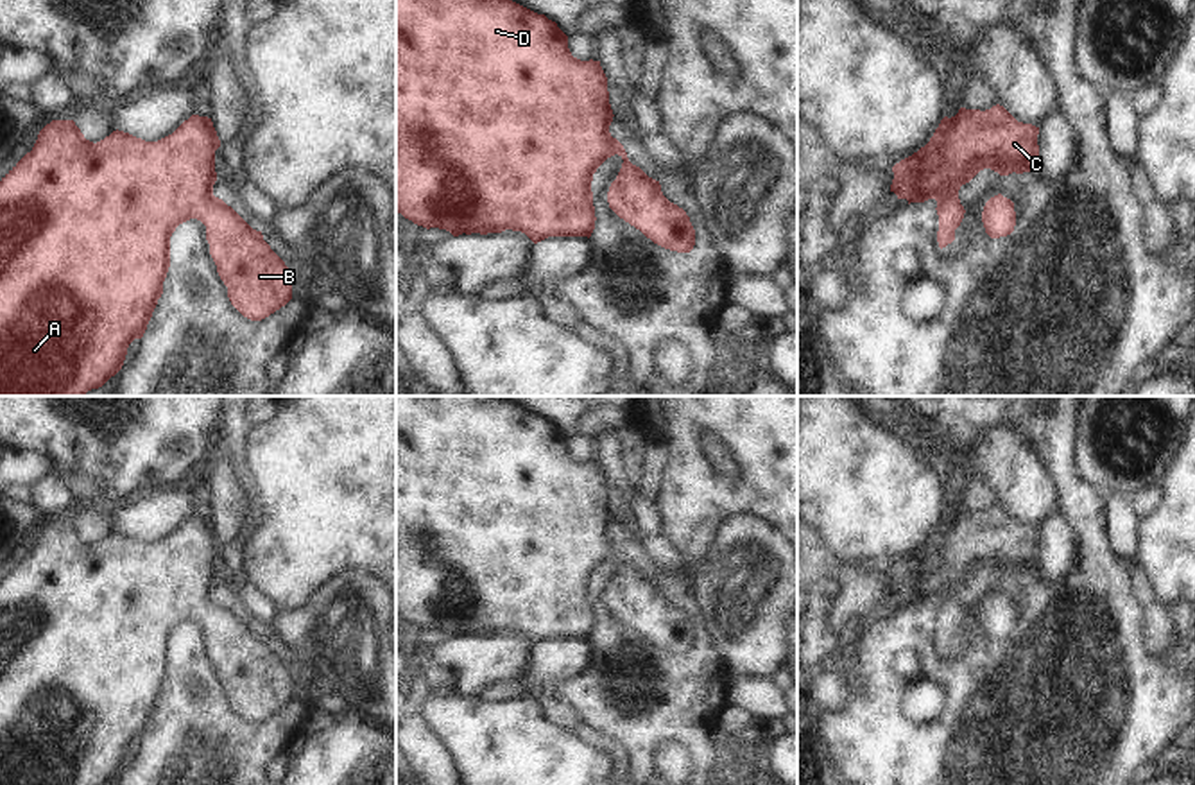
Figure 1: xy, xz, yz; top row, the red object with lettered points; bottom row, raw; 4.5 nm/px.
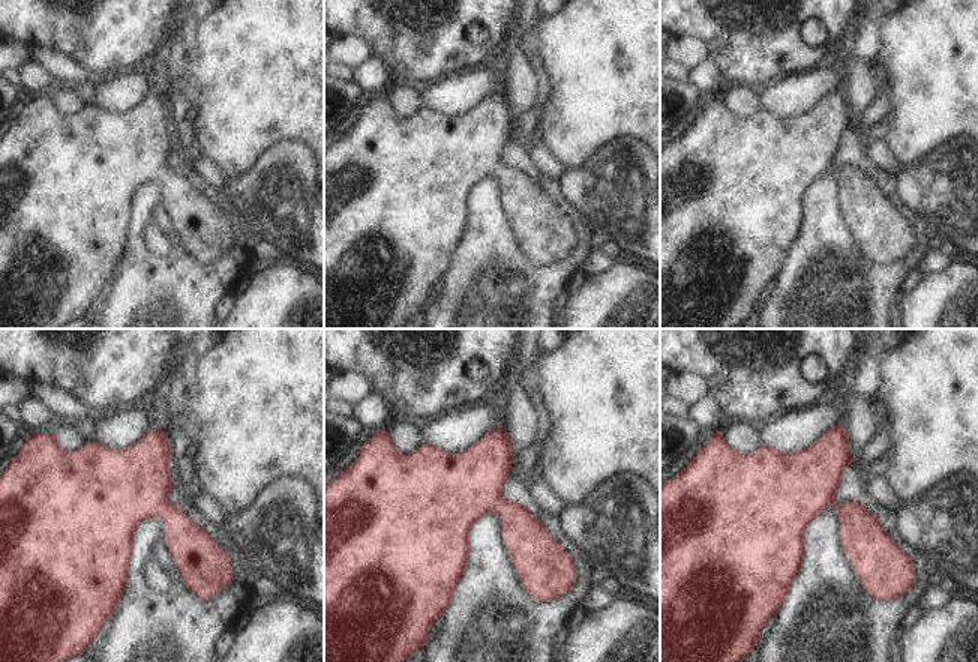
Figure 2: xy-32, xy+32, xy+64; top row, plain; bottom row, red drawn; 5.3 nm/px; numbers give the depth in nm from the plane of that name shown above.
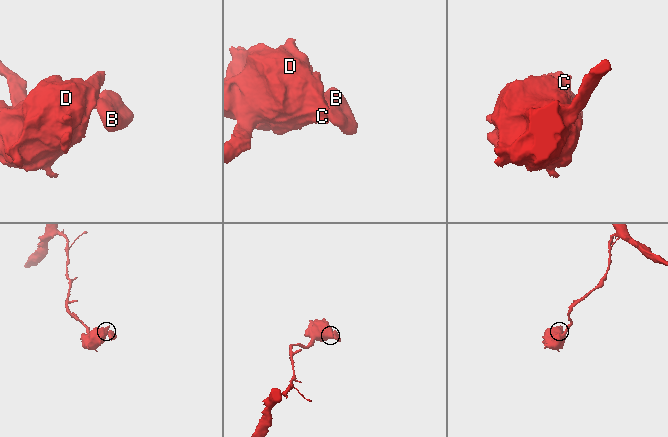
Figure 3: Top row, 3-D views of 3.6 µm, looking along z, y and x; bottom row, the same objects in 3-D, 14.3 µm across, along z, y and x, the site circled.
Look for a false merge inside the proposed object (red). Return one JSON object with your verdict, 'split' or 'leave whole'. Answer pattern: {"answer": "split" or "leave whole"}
{"answer": "leave whole"}

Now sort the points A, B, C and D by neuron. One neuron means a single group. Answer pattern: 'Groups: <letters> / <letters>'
Groups: A B C D

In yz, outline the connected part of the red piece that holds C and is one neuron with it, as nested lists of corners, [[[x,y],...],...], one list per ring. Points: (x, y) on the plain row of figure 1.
[[[1000,505],[985,513],[960,509],[955,518],[941,522],[924,548],[892,568],[890,593],[908,606],[937,602],[942,651],[955,642],[966,615],[960,588],[984,570],[1000,577],[1039,570],[1037,536],[1039,529],[1018,523]]]

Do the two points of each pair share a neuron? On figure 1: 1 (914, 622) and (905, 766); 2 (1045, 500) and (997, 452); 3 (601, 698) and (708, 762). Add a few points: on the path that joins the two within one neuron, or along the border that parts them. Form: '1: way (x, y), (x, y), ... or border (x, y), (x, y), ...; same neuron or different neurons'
1: way (882, 658), (882, 730); same neuron
2: way (1032, 488), (1009, 465); same neuron
3: way (629, 717), (672, 717), (688, 733); same neuron

